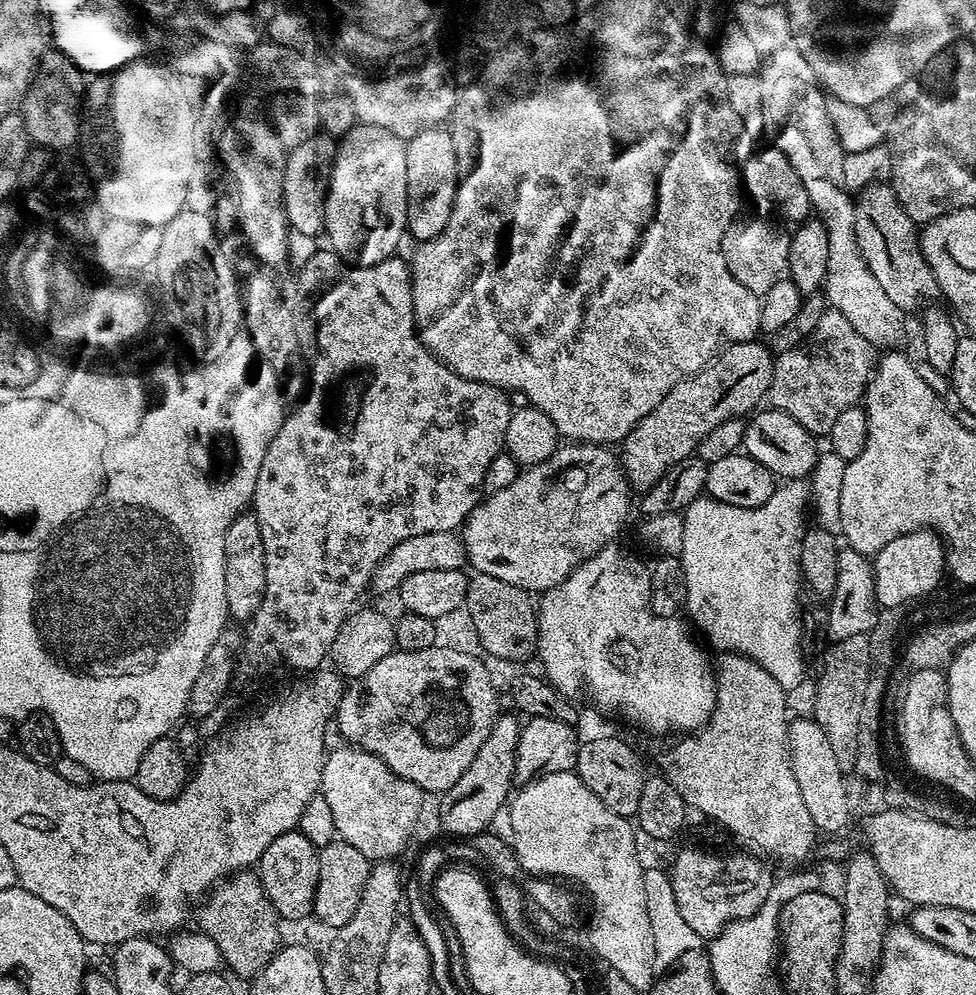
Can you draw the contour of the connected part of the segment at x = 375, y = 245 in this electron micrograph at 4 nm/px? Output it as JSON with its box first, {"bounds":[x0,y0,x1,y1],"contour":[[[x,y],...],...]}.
{"bounds":[324,123,408,268],"contour":[[[357,123],[344,136],[339,137],[336,157],[330,174],[330,186],[324,203],[324,232],[331,251],[342,260],[362,268],[380,264],[397,255],[400,239],[405,239],[408,227],[408,179],[406,154],[408,145],[384,128]]]}

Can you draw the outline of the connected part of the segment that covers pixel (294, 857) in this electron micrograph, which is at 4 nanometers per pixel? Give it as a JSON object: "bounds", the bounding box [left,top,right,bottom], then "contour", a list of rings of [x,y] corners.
{"bounds":[258,830,319,921],"contour":[[[298,830],[282,834],[274,838],[270,846],[266,846],[258,865],[258,875],[281,921],[300,920],[303,916],[313,915],[319,865],[319,851],[312,845],[310,838],[306,838]]]}

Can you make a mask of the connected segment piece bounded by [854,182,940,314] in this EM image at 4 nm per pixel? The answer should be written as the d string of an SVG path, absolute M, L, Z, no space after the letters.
M891 183L872 184L868 188L861 189L854 203L856 206L854 238L858 238L858 250L866 266L870 266L870 274L874 274L874 279L880 283L882 290L890 297L890 302L894 302L894 306L898 306L906 314L912 314L915 308L923 309L929 302L935 301L932 299L940 296L940 287L937 286L934 274L920 250L917 225L912 223L906 210L902 210Z

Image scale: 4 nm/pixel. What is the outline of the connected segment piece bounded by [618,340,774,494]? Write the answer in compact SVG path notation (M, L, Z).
M747 340L744 344L727 345L707 368L679 380L666 398L633 426L622 442L624 449L619 449L618 459L625 480L635 491L637 488L637 493L647 492L660 481L666 470L693 455L702 438L706 438L714 426L747 417L757 407L755 404L767 397L774 356L767 343L760 343Z

